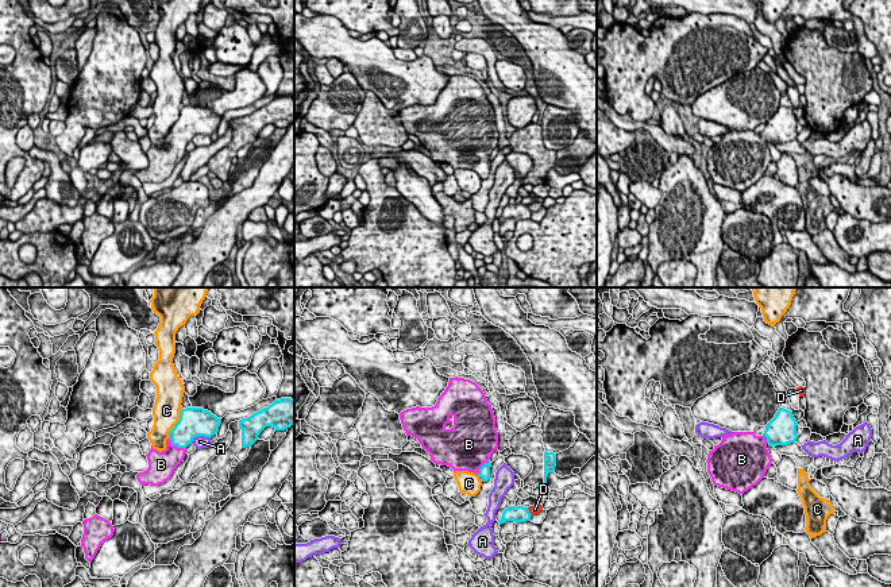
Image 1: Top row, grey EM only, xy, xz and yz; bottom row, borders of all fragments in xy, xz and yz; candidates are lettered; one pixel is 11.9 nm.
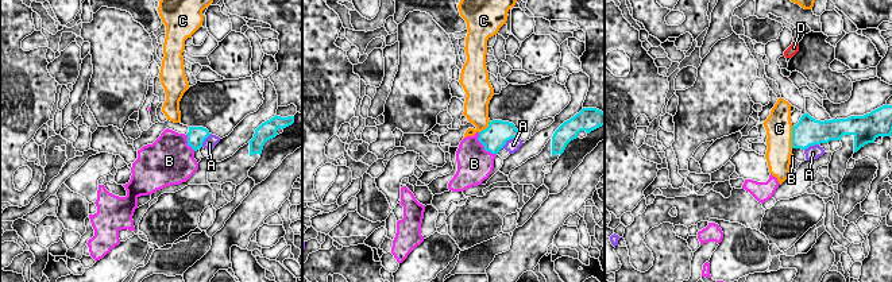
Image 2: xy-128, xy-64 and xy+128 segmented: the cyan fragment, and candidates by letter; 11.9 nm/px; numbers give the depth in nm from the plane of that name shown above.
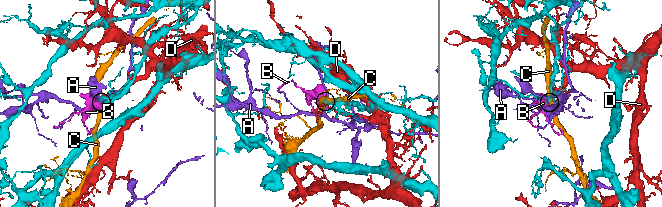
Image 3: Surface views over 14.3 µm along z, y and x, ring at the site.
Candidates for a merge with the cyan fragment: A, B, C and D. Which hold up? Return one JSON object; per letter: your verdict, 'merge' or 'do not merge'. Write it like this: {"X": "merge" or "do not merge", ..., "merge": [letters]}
{"A": "do not merge", "B": "merge", "C": "do not merge", "D": "do not merge", "merge": ["B"]}

